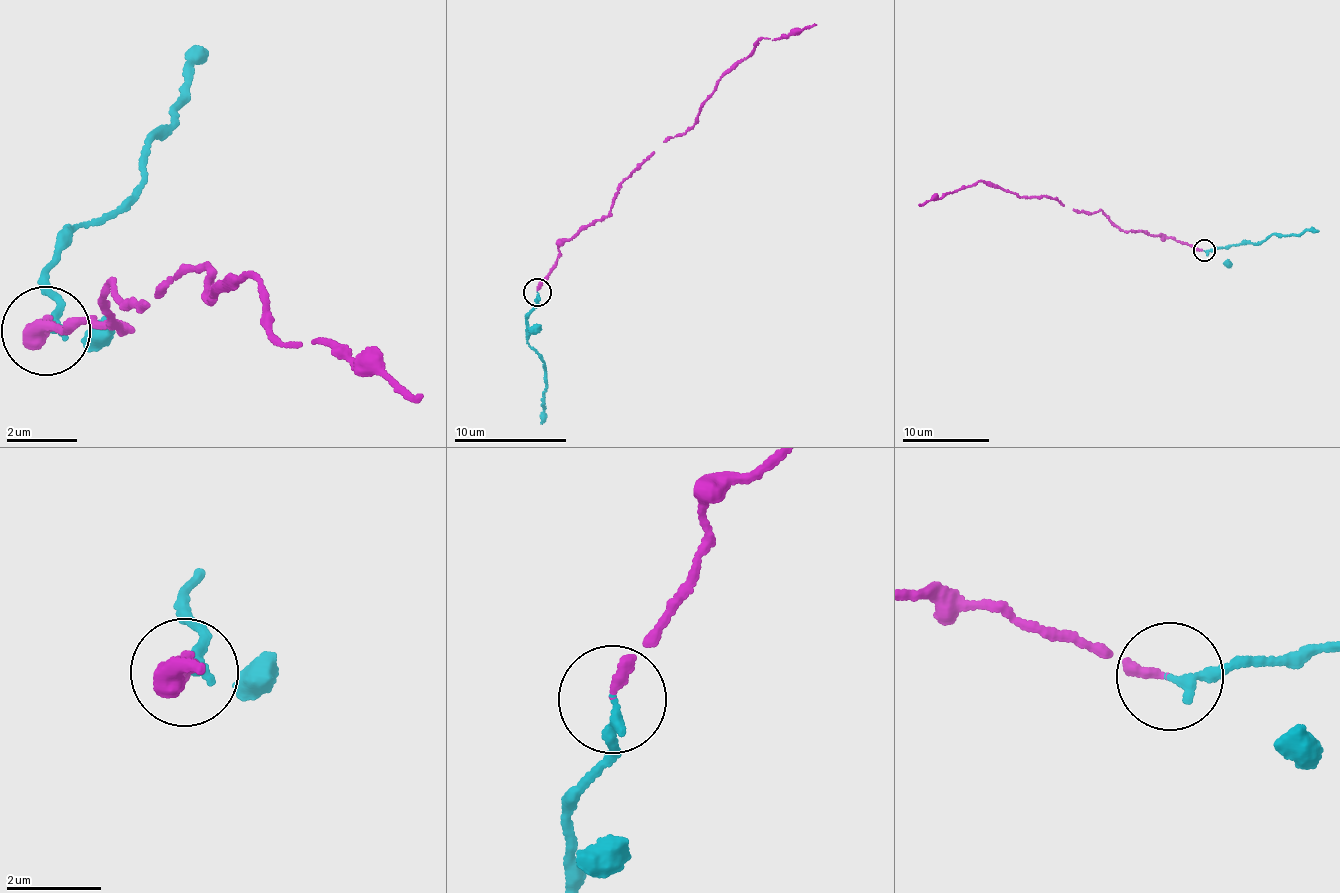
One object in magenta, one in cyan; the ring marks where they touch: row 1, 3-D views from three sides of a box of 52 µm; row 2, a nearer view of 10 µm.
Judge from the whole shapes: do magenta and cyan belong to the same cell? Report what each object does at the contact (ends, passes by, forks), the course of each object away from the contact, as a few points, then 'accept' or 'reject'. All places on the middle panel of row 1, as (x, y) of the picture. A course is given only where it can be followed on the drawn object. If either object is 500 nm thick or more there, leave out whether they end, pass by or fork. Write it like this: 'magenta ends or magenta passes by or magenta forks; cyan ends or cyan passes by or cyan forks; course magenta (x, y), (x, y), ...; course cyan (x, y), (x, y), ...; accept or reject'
magenta ends; cyan ends; course magenta (537, 291), (557, 248), (608, 215), (617, 186), (693, 124), (706, 96), (758, 40), (816, 26); course cyan (537, 291), (537, 302), (526, 328), (528, 344), (546, 371), (540, 422); accept

